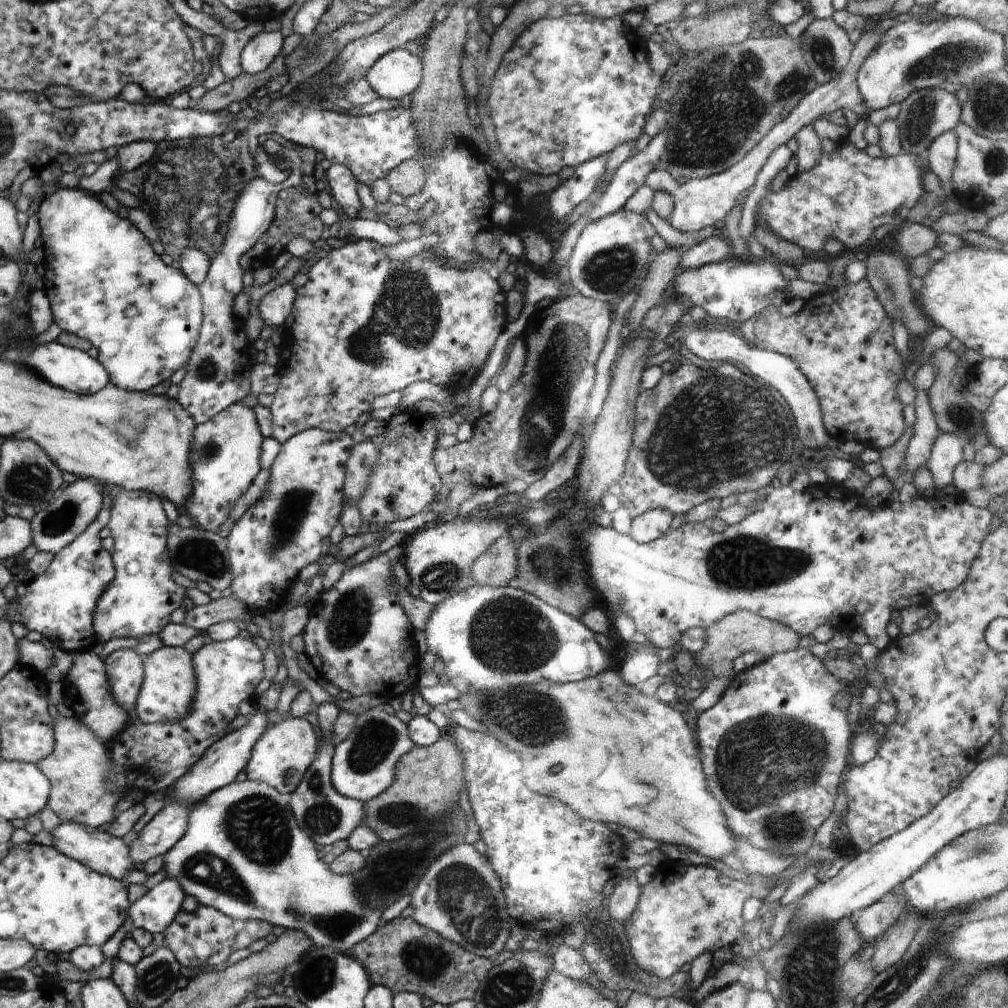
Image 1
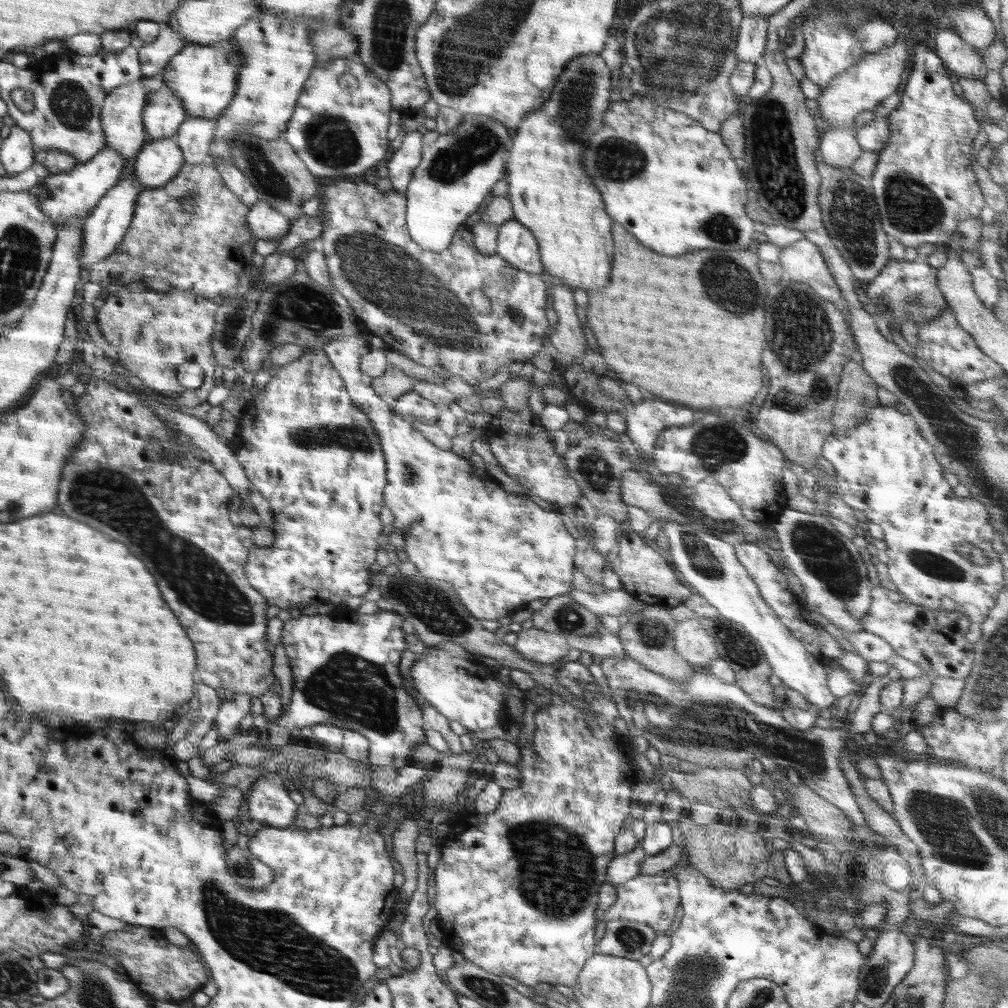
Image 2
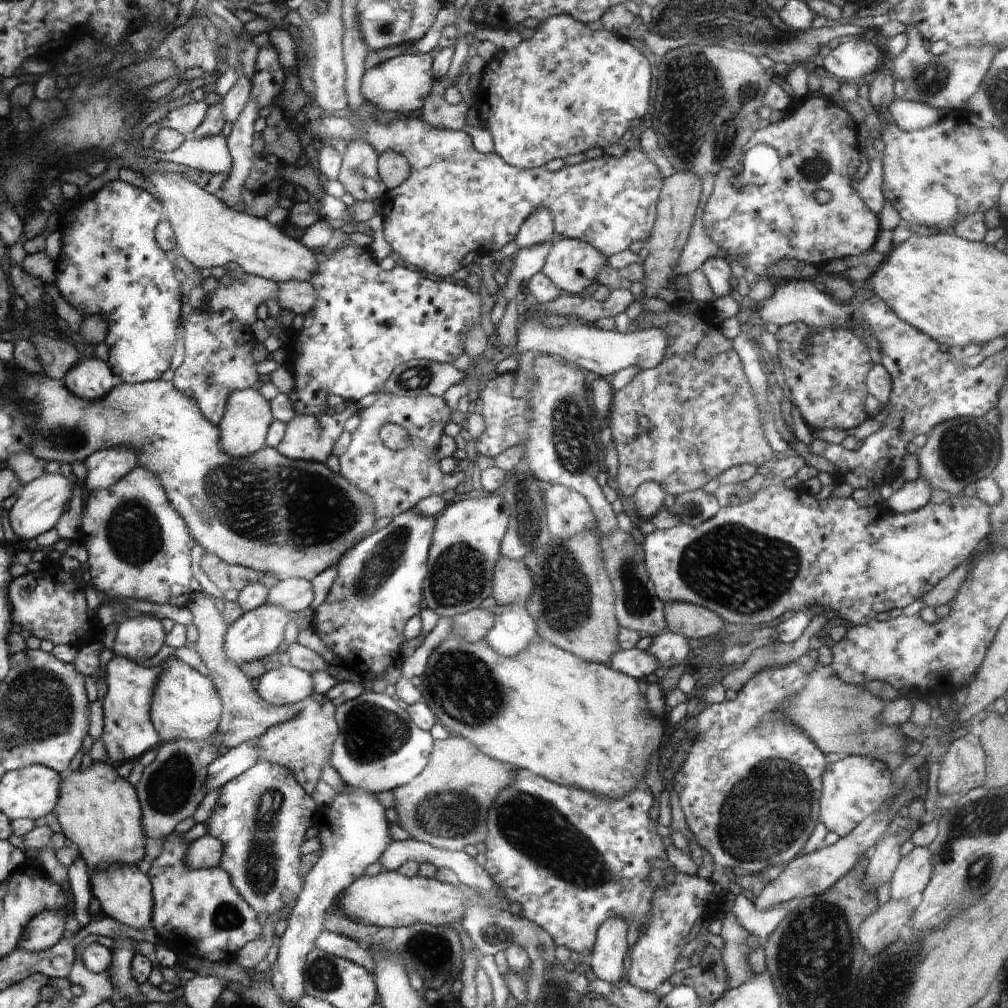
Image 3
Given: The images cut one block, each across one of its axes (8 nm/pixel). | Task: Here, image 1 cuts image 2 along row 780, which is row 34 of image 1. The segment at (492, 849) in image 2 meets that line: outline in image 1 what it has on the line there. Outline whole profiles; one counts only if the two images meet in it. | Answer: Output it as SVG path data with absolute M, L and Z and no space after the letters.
M584 11L578 14L565 14L555 19L538 19L534 24L524 29L524 32L514 41L510 50L502 55L501 61L489 80L490 94L487 98L487 105L498 139L494 143L496 149L502 150L512 164L522 168L526 173L546 176L559 174L565 166L576 168L595 156L611 152L623 142L635 141L644 132L646 119L657 104L657 99L660 100L660 97L656 94L656 89L662 79L655 75L650 68L645 42L635 35L635 29L631 28L622 17L595 17L586 14Z

